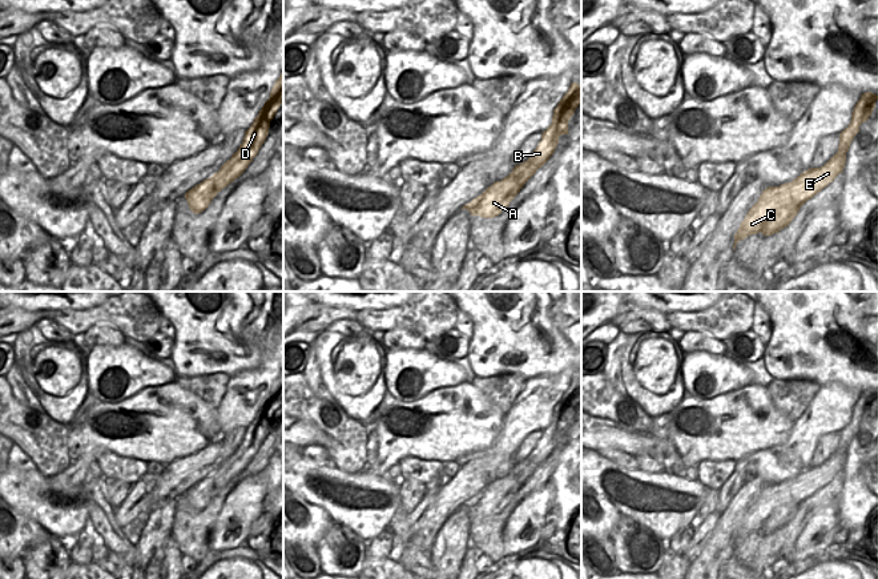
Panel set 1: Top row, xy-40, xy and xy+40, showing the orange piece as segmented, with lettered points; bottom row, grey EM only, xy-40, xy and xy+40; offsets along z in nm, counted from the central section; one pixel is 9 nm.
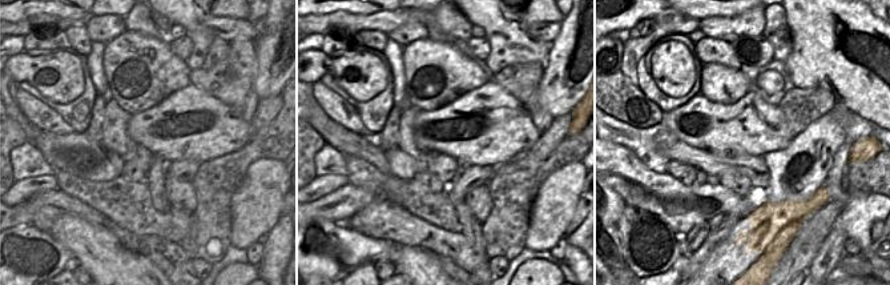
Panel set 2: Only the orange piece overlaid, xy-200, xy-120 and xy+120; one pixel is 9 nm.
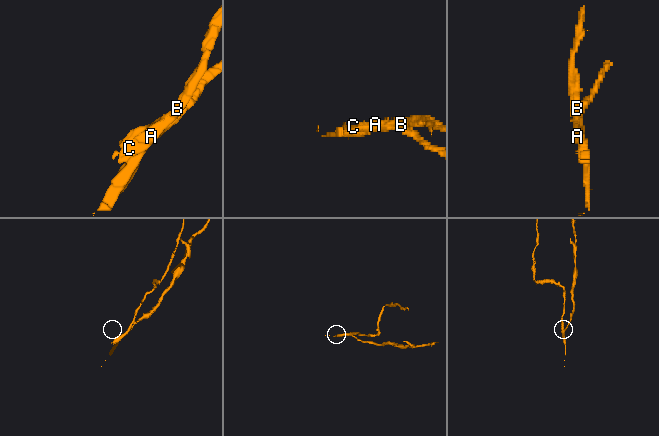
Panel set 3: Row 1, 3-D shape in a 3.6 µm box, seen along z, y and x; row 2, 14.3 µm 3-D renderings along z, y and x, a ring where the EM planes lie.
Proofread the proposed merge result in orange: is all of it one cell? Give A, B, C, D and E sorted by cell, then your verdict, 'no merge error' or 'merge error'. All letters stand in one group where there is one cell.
A B D / C E; merge error

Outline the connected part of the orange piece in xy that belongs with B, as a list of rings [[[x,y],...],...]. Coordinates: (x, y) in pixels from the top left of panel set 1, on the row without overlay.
[[[572,381],[553,407],[552,422],[543,430],[541,439],[527,458],[528,462],[541,466],[549,458],[559,442],[559,435],[568,433],[568,419],[580,401],[581,385],[577,381]]]

